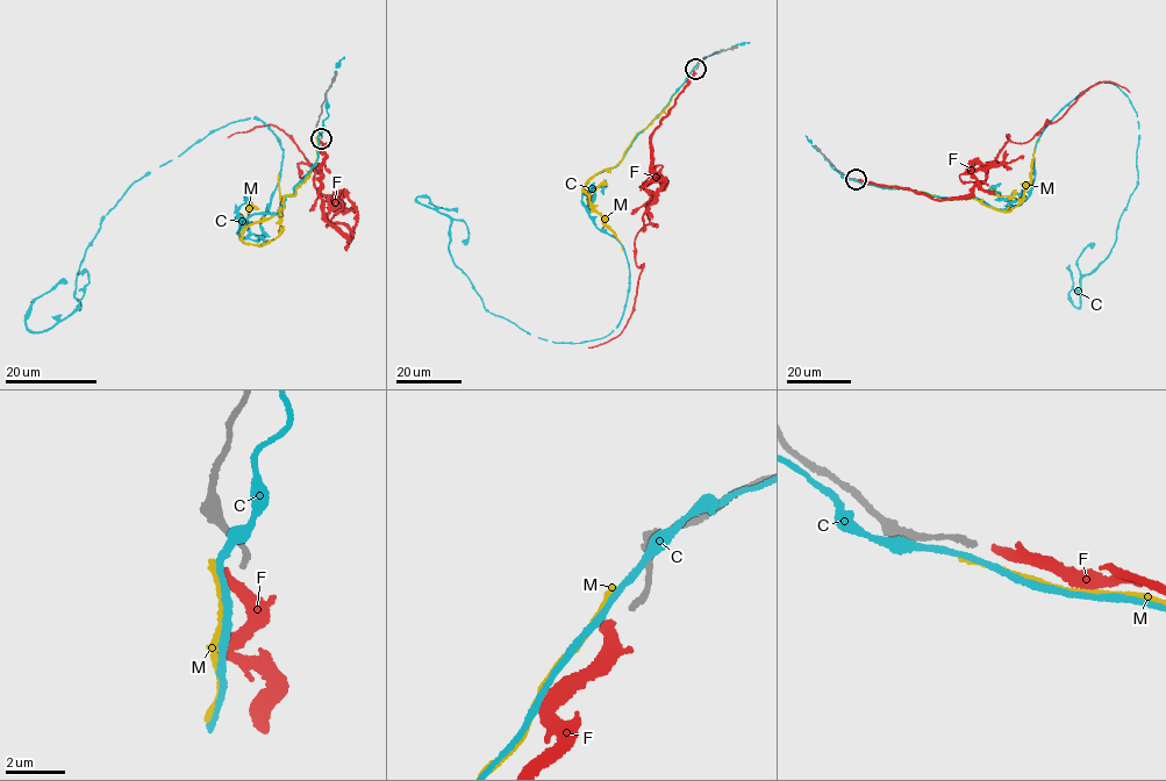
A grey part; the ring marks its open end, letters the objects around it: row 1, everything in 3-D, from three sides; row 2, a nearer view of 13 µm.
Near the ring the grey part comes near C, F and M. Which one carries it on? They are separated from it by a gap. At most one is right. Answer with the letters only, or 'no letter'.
no letter

